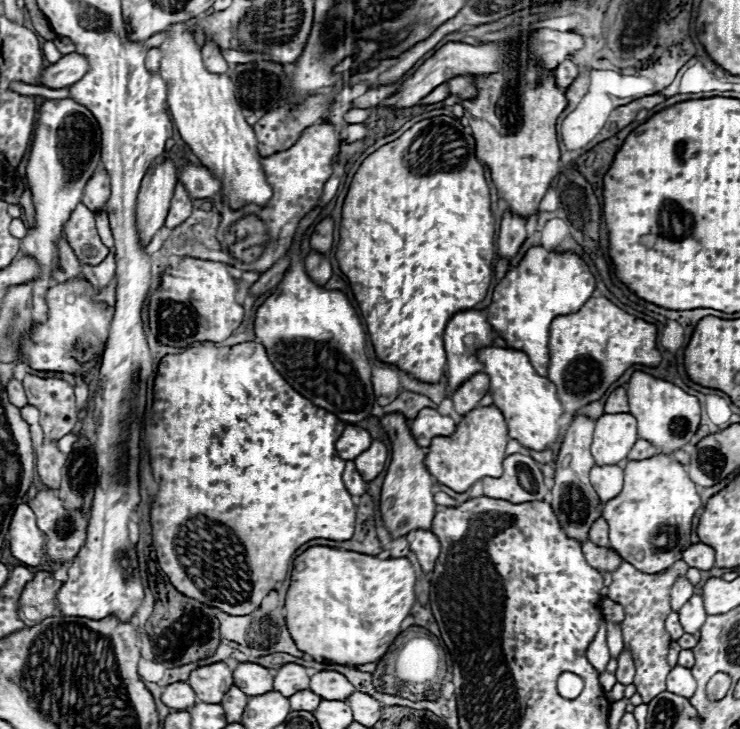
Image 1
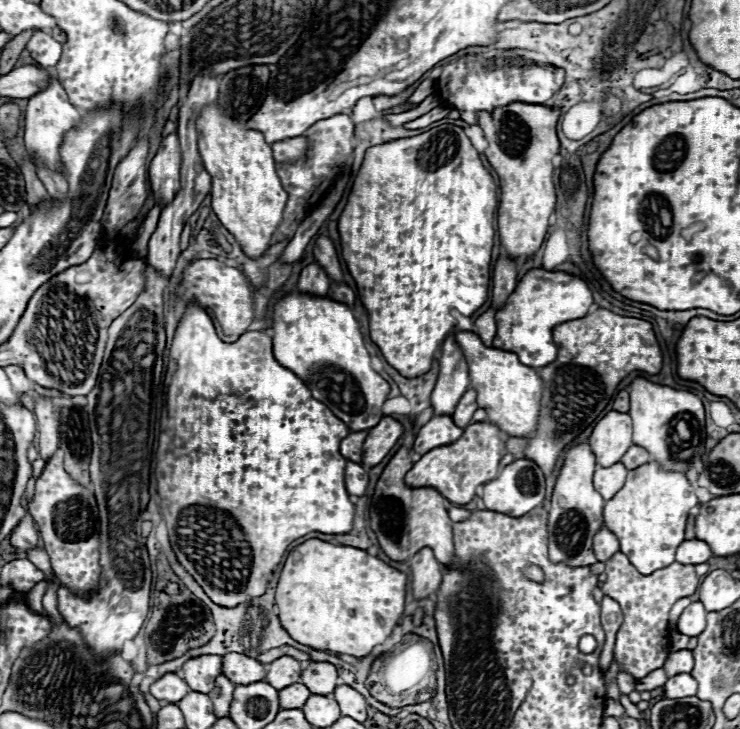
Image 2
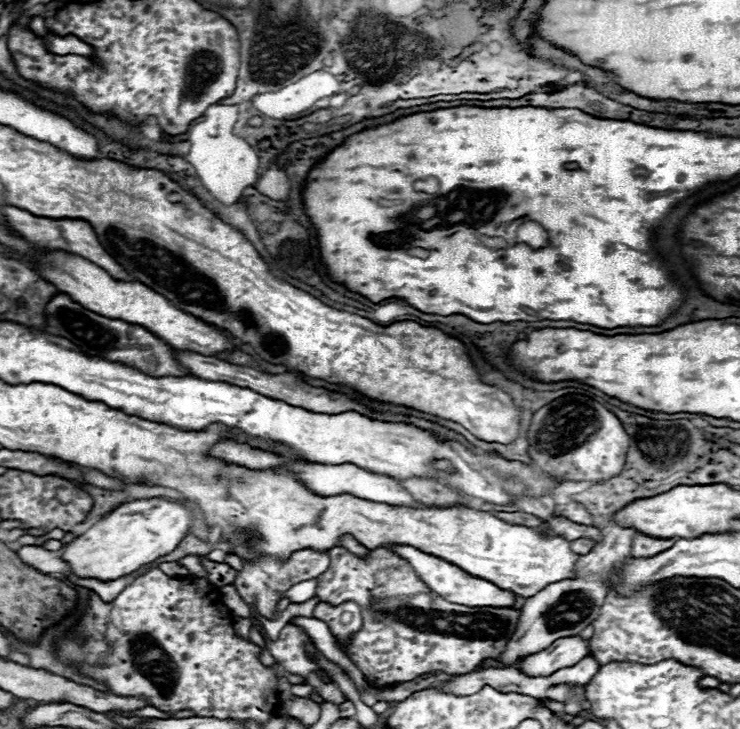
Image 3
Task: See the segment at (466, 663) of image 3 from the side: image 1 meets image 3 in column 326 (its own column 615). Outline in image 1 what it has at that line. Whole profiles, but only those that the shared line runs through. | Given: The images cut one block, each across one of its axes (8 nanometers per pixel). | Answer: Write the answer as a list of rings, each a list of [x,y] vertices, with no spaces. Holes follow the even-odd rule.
[[[678,560],[668,570],[660,574],[644,574],[636,570],[628,562],[620,562],[620,566],[612,572],[612,584],[608,586],[608,598],[620,604],[626,612],[626,618],[622,620],[622,638],[624,646],[632,652],[634,664],[636,664],[636,678],[634,684],[638,688],[638,694],[644,696],[644,702],[650,702],[658,694],[666,690],[666,676],[672,670],[666,662],[670,636],[664,630],[664,620],[672,612],[670,608],[670,590],[678,578],[682,578],[688,570],[688,564]]]

